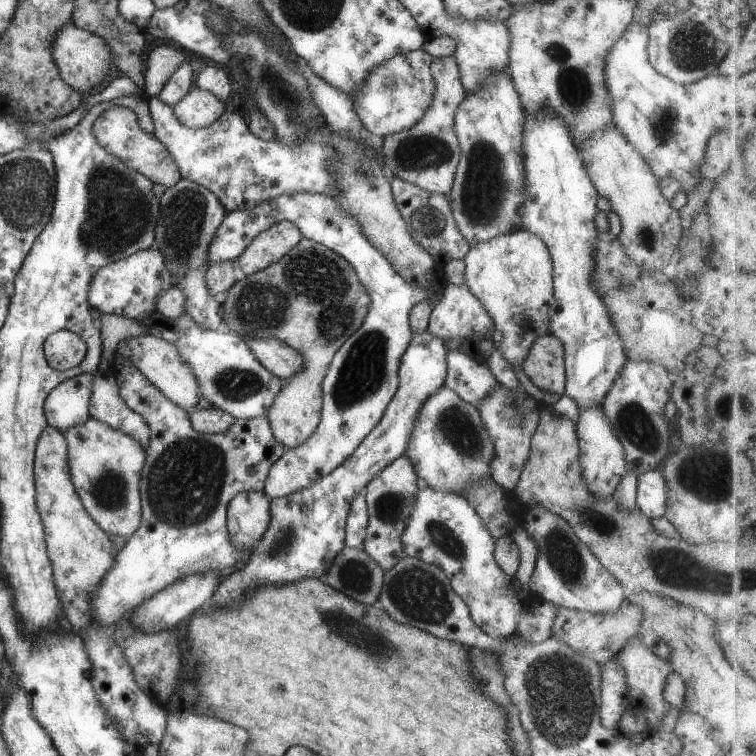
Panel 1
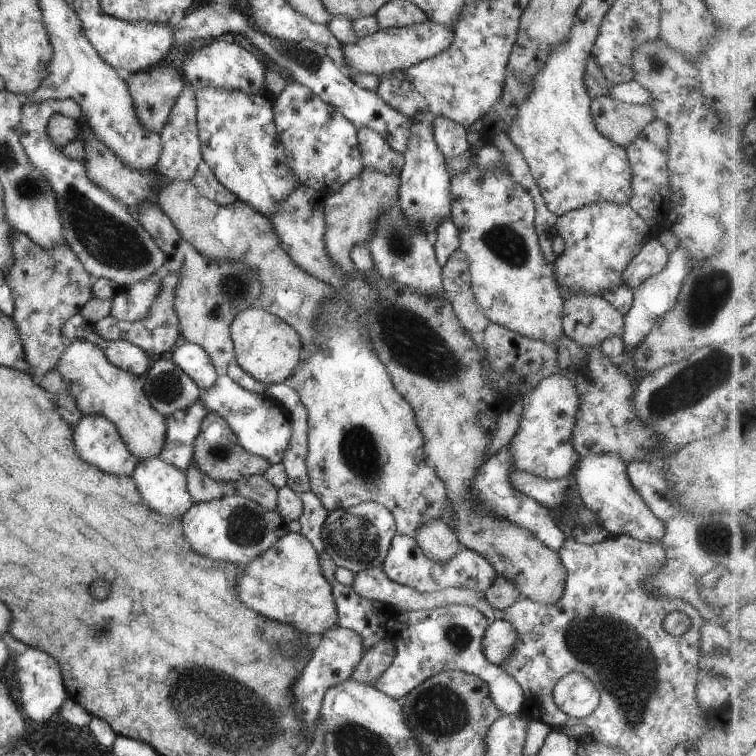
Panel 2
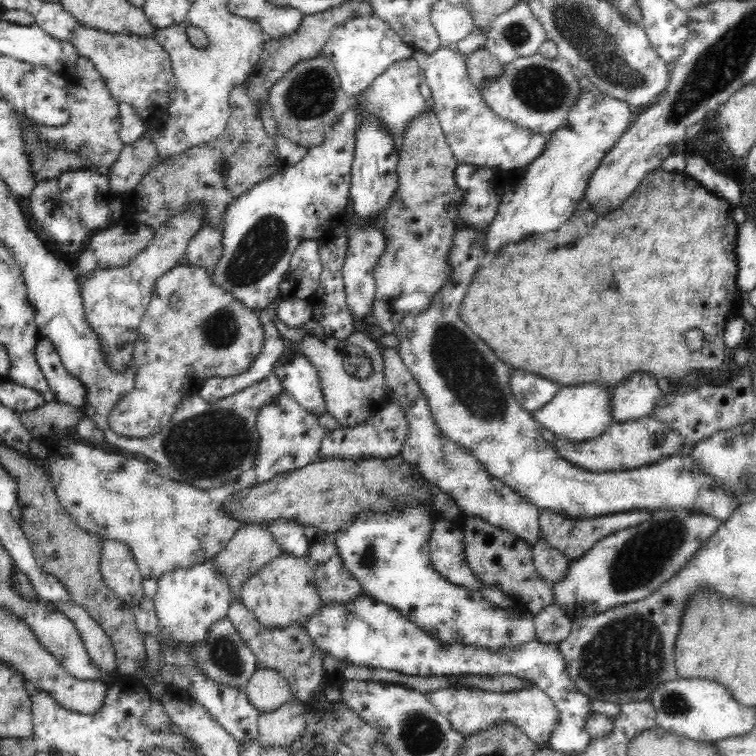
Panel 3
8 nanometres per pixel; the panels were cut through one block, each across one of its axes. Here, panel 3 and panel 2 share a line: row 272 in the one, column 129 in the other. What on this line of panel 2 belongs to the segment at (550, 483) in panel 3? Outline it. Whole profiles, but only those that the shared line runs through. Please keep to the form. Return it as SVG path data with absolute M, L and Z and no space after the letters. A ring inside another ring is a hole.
M99 413L83 415L75 424L73 444L77 454L107 474L131 474L137 458L121 440L116 426Z

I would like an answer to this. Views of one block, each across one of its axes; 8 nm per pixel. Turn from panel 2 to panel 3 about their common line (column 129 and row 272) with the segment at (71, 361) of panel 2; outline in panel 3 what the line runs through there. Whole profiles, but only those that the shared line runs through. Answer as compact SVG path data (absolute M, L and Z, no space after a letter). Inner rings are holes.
M426 106L424 114L416 118L410 128L406 130L406 136L402 138L399 146L399 162L397 172L399 175L399 190L394 202L388 210L384 210L382 219L388 221L384 228L386 236L386 250L382 254L376 268L374 268L374 280L376 293L374 310L368 314L366 323L378 325L382 332L392 334L396 332L396 326L406 316L418 316L422 314L450 278L452 278L452 263L450 263L450 250L454 244L454 220L458 214L459 202L464 198L462 191L458 189L454 181L454 170L458 166L456 158L447 143L441 124L436 114L429 111Z

